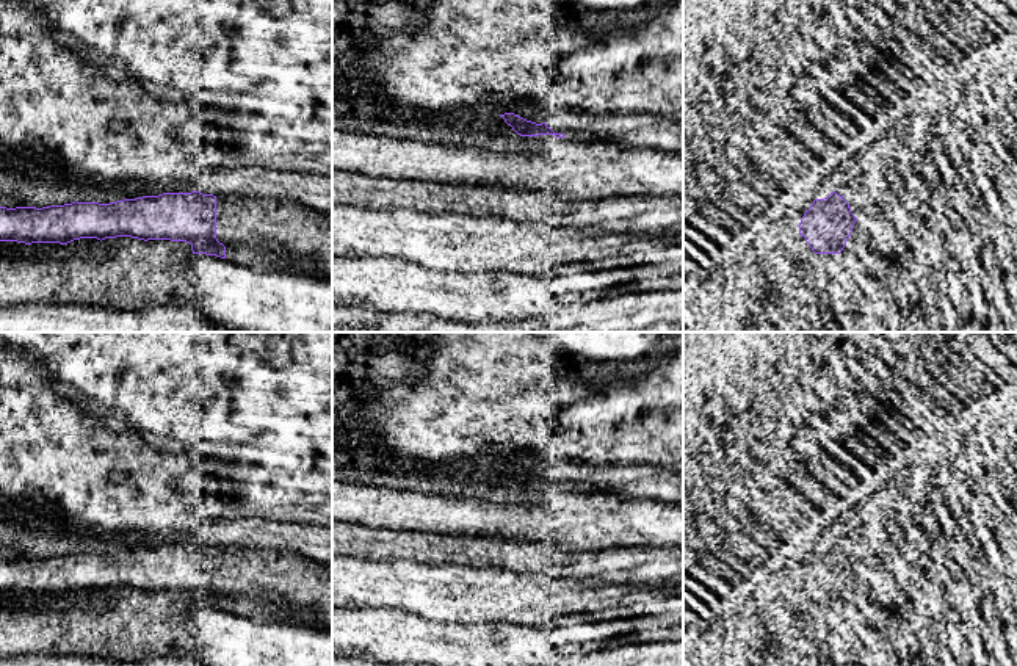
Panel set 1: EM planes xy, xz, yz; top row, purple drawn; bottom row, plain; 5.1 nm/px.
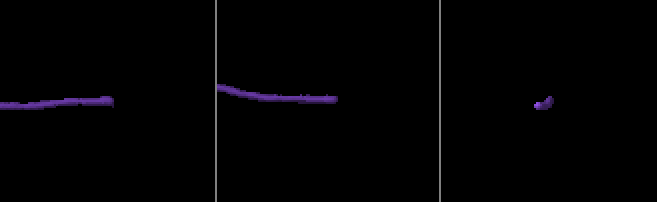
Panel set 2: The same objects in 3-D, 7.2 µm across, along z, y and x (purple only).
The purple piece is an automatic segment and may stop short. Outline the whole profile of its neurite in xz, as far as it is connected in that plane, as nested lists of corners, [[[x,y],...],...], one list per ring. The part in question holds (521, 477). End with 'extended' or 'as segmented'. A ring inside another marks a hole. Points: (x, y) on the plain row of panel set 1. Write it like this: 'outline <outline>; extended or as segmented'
outline [[[558,461],[542,475],[527,472],[514,464],[500,465],[520,487],[577,484],[591,492],[622,498],[650,498],[683,505],[683,472],[668,470],[647,462],[581,464]]]; extended

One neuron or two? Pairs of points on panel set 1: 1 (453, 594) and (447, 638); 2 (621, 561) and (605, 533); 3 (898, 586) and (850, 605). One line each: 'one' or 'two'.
1: two
2: two
3: one

